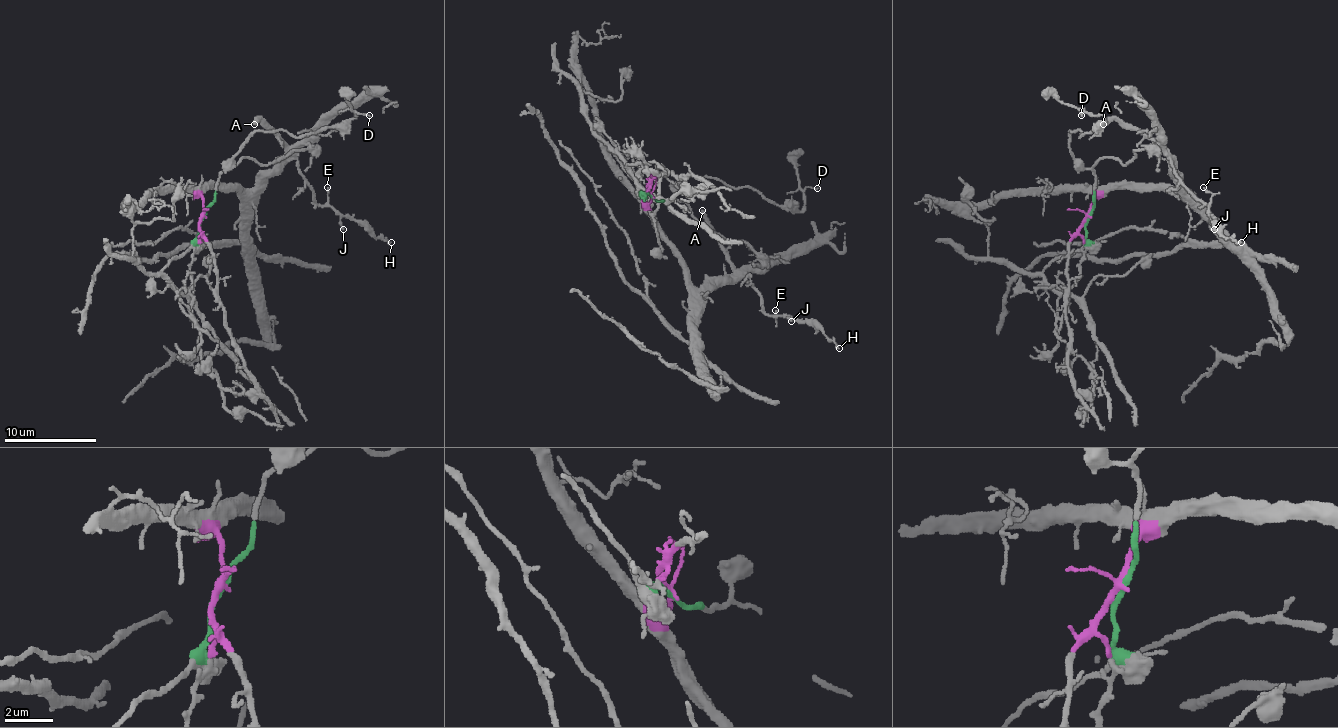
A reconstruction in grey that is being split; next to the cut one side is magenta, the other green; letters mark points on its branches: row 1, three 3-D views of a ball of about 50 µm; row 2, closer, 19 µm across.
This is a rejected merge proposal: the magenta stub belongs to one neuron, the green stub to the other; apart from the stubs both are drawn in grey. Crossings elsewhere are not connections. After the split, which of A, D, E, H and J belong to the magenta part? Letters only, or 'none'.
A, E, H, J

